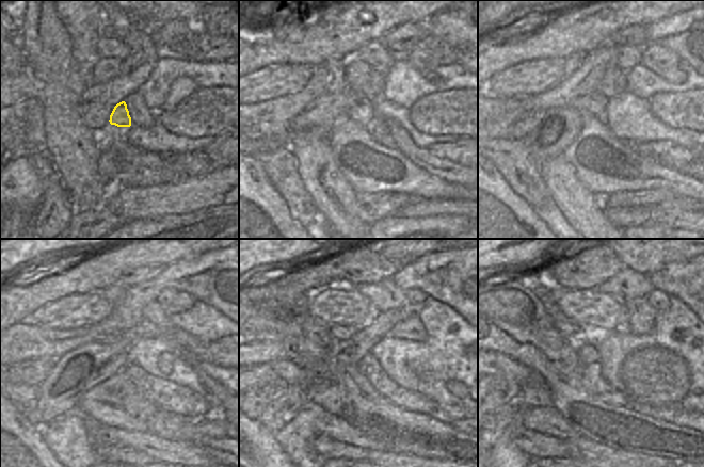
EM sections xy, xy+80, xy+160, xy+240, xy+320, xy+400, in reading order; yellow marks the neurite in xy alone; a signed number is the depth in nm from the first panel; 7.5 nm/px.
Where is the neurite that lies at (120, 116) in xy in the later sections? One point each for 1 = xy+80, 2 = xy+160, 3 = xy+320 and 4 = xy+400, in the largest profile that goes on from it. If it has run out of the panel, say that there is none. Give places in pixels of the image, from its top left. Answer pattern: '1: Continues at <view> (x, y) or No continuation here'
1: Continues at xy+80 (362, 110)
2: Continues at xy+160 (595, 103)
3: Continues at xy+320 (338, 332)
4: Continues at xy+400 (568, 326).

